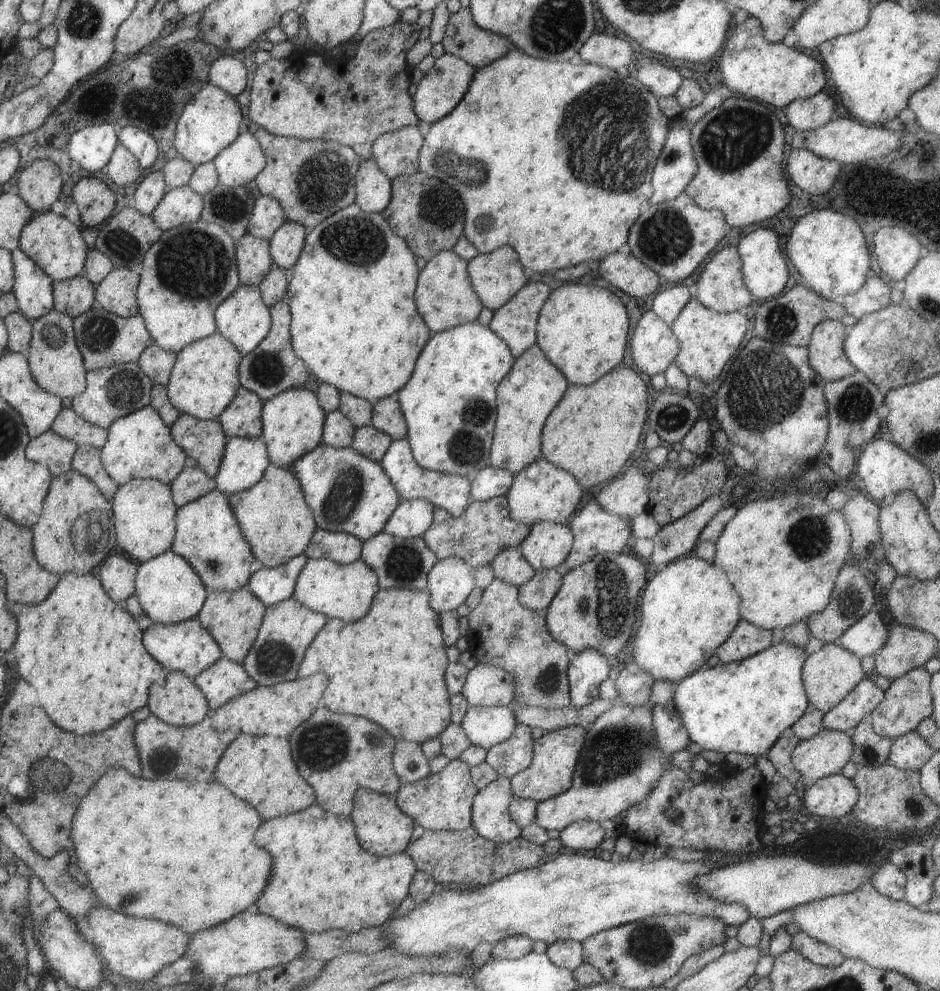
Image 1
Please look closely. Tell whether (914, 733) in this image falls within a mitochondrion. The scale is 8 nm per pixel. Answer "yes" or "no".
no

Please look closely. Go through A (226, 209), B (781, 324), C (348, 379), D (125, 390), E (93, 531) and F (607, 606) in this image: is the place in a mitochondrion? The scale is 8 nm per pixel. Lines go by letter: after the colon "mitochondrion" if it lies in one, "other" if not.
A: mitochondrion
B: mitochondrion
C: other
D: mitochondrion
E: mitochondrion
F: mitochondrion

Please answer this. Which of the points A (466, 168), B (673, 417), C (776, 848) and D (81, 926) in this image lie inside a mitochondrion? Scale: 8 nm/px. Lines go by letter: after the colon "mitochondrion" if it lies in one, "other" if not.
A: mitochondrion
B: mitochondrion
C: other
D: other

